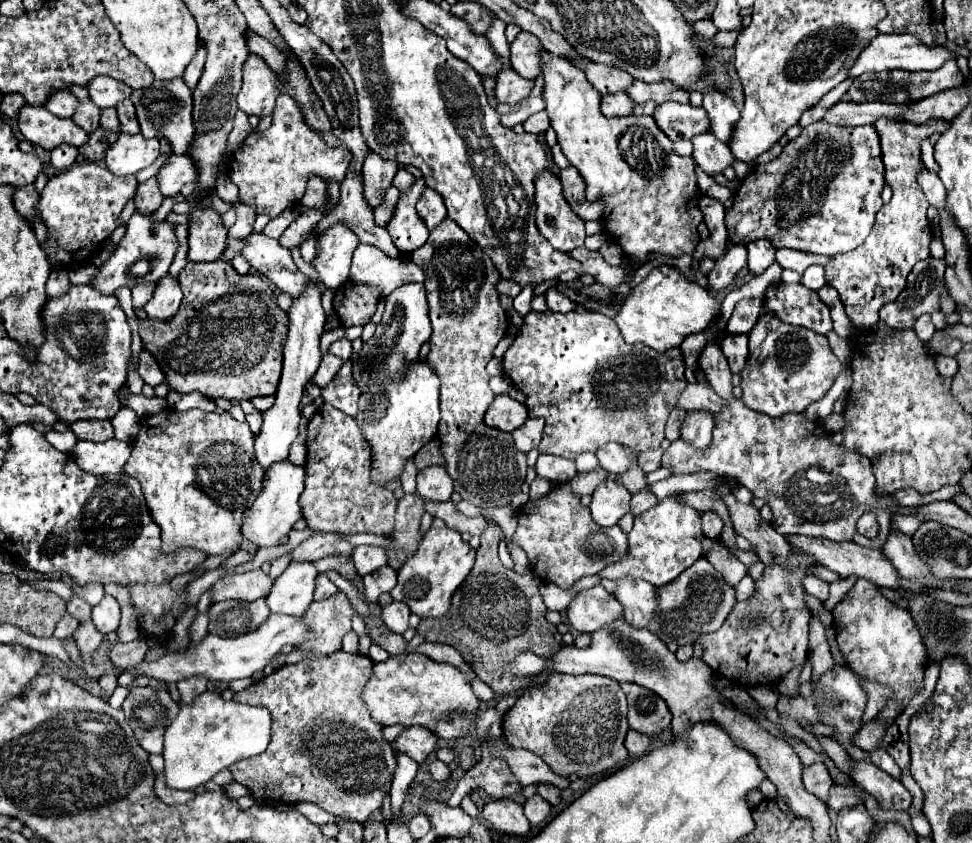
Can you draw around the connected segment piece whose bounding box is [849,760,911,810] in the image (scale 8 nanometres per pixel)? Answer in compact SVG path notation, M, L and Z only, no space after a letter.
M851 760L849 776L853 784L875 796L883 810L907 810L911 806L911 794L907 788L871 762Z

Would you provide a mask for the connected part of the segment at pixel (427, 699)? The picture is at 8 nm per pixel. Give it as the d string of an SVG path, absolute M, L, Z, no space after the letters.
M397 654L375 664L361 700L369 708L371 718L381 726L417 724L443 740L463 736L479 710L479 698L473 694L465 674L451 664L439 664L423 654Z

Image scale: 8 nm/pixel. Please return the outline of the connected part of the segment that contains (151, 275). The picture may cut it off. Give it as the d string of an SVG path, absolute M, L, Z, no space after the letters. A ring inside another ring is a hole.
M135 212L131 216L129 224L127 224L127 234L119 242L119 246L111 254L111 258L103 266L97 268L97 272L91 278L89 286L95 288L97 292L105 294L105 296L113 296L121 286L133 288L135 284L141 284L141 282L157 282L161 276L167 274L167 270L171 266L171 260L175 256L175 250L177 250L177 240L175 240L175 234L173 234L173 226L171 224L167 224L167 222L153 224L151 218L139 216L139 212ZM141 258L149 258L149 272L145 276L135 276L131 272L131 266L137 260L141 260Z

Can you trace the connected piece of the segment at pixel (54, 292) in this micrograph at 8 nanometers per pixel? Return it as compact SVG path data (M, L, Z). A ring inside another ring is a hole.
M51 272L51 274L49 274L49 280L47 280L47 294L49 294L49 296L59 296L59 294L63 294L69 286L71 286L69 276L59 276L57 272Z

